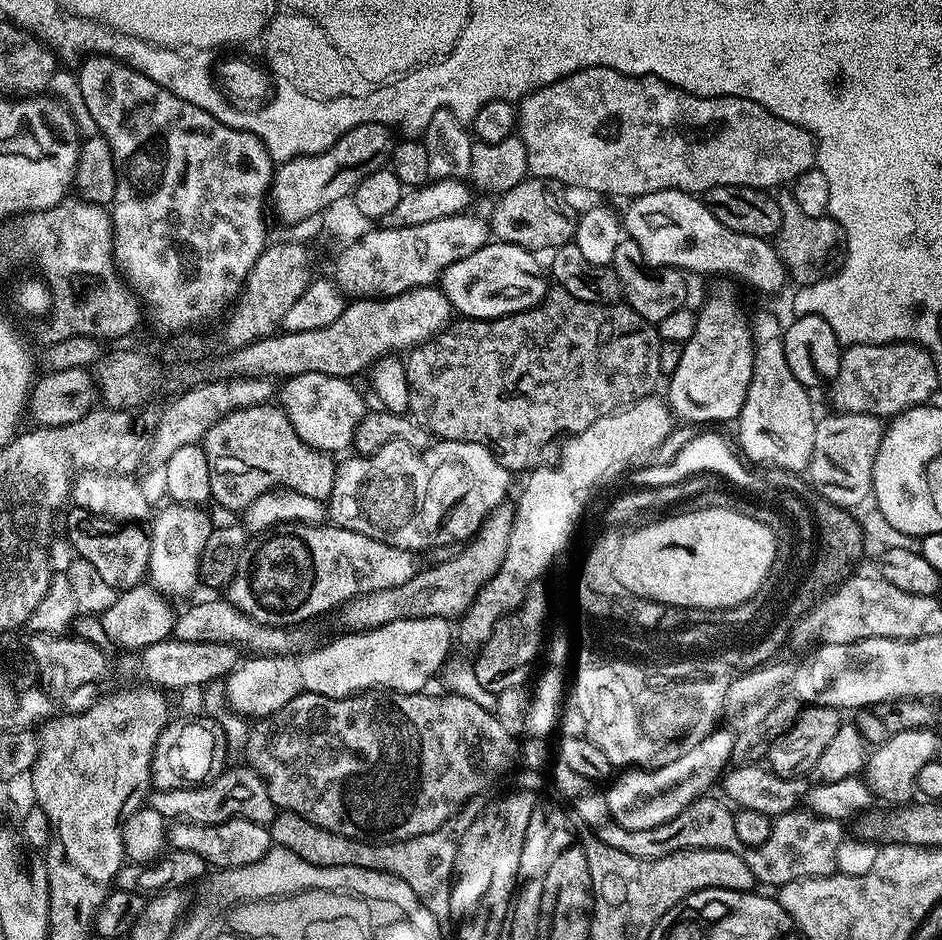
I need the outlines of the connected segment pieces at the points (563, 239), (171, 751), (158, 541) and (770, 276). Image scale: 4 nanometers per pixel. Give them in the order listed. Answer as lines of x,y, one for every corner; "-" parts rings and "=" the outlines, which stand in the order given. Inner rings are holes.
525,178
509,192
499,193
496,205
490,215
490,232
499,243
517,244
529,250
548,248
555,250
573,239
576,220
568,213
566,205
560,201
557,189
551,183
539,178
=
211,715
192,716
189,720
169,719
162,730
152,755
153,789
174,791
179,788
194,788
219,776
230,759
227,738
219,719
211,720
=
167,506
160,513
158,511
150,520
150,554
148,555
148,568
146,571
146,580
157,593
165,592
168,596
184,596
187,592
192,592
198,588
200,578
200,555
206,546
206,538
212,532
213,521
208,521
204,514
197,512
190,506
=
677,188
658,190
654,194
642,194
627,201
628,209
622,212
622,228
627,239
636,243
637,253
643,263
648,266
678,268
685,273
705,272
708,276
733,276
744,284
749,284
756,292
776,292
786,284
784,262
776,252
775,243
762,236
742,234
738,230
730,230
714,218
707,203
699,195
683,192

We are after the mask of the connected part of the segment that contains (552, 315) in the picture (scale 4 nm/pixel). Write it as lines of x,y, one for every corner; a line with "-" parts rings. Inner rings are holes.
552,286
544,295
543,302
535,304
530,310
503,316
497,320
460,318
449,324
443,332
438,333
431,340
427,340
425,344
411,349
404,360
404,373
408,387
408,412
411,419
432,433
433,437
481,444
483,448
488,449
495,456
496,463
506,466
509,472
527,474
533,468
547,468
555,465
556,461
561,459
562,444
561,441
556,441
559,436
564,436
567,432
579,434
603,416
618,412
644,397
653,395
657,391
655,389
656,380
661,379
658,370
660,341
657,325
639,316
634,309
628,307
627,303
591,304
590,302
582,302
578,298
574,298
574,294
566,294
566,290

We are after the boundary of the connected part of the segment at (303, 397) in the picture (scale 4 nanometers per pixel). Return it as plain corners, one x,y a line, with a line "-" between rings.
311,372
287,377
283,384
284,389
278,392
278,404
290,418
290,426
294,426
302,442
329,454
352,448
354,430
358,422
362,422
366,405
351,379

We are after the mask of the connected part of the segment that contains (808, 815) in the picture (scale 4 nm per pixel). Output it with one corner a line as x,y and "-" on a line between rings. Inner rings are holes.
712,794
700,796
672,821
650,830
630,832
625,828
609,826
608,837
604,841
643,860
656,860
659,856
695,848
738,852
742,862
750,866
750,874
754,874
757,885
773,884
776,890
795,880
805,880
807,876
831,876
837,871
839,844
846,838
845,825
841,821
822,817
811,810
787,812
773,819
772,833
766,843
746,848
742,842
738,842
738,834
734,831
733,809
723,799
720,800
715,800

